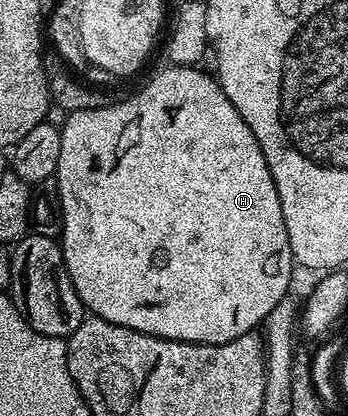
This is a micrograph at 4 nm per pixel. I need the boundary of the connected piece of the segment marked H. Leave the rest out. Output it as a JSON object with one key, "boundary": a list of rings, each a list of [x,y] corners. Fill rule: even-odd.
{"boundary":[[[165,65],[138,95],[122,103],[120,100],[99,109],[70,111],[67,125],[60,128],[62,145],[55,174],[61,198],[59,242],[71,285],[75,285],[82,308],[90,316],[160,339],[219,345],[235,341],[235,337],[243,337],[262,326],[271,309],[290,294],[295,264],[287,241],[287,225],[283,225],[283,205],[279,205],[275,181],[263,157],[263,149],[259,149],[259,141],[255,141],[255,133],[247,129],[247,121],[239,117],[216,78],[197,70],[201,69],[193,65]]]}

